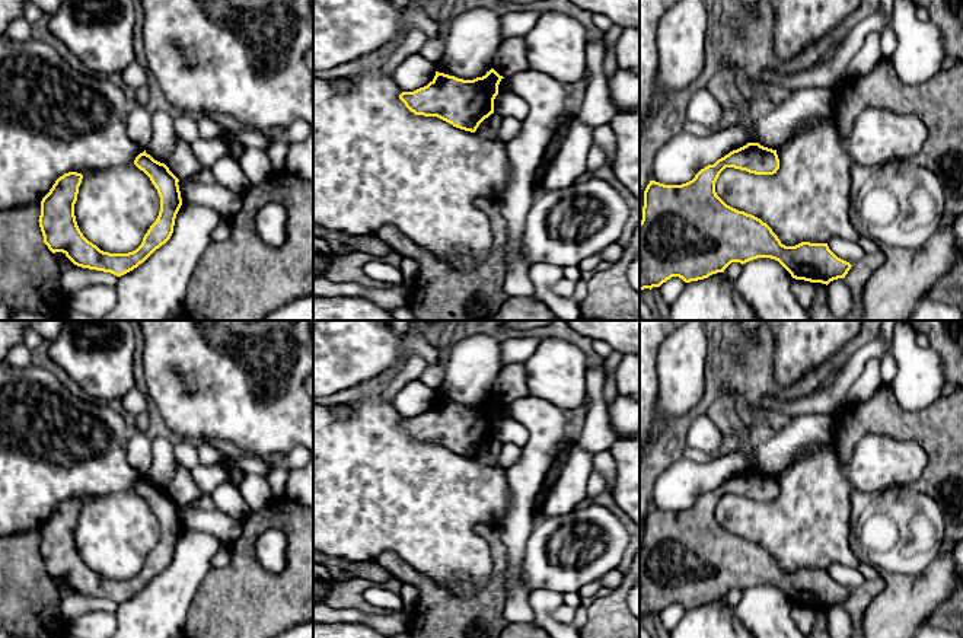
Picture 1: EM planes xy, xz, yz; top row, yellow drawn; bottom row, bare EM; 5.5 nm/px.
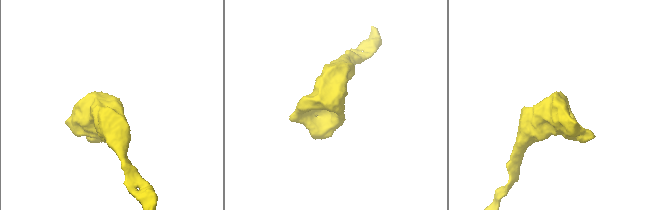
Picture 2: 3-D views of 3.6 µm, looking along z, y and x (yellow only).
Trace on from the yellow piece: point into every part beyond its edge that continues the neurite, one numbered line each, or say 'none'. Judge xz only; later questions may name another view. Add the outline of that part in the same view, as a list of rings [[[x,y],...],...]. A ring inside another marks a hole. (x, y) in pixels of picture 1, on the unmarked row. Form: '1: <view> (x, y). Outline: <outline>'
none

